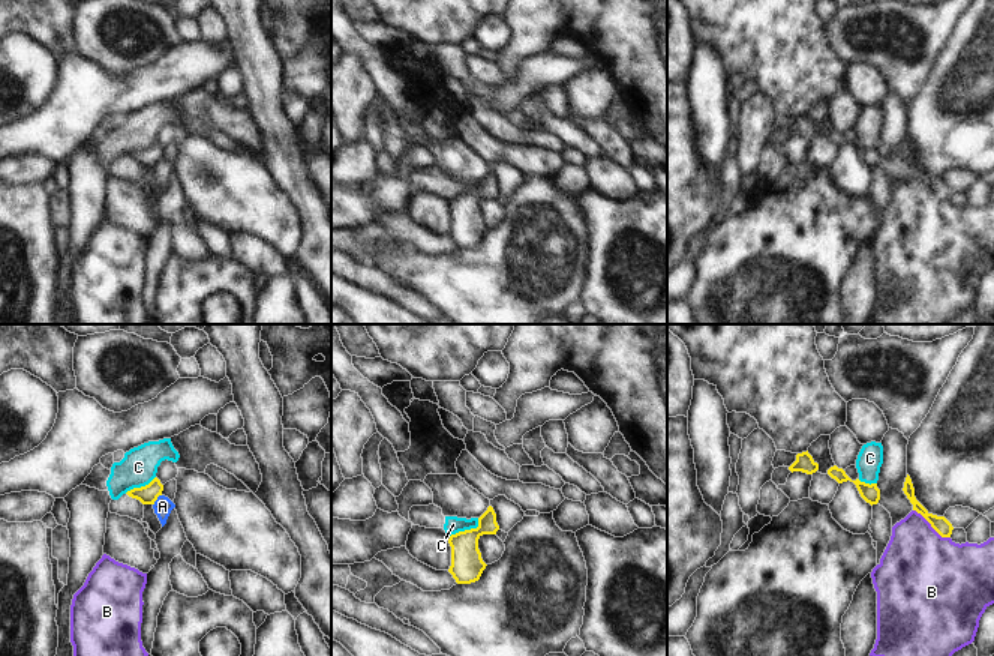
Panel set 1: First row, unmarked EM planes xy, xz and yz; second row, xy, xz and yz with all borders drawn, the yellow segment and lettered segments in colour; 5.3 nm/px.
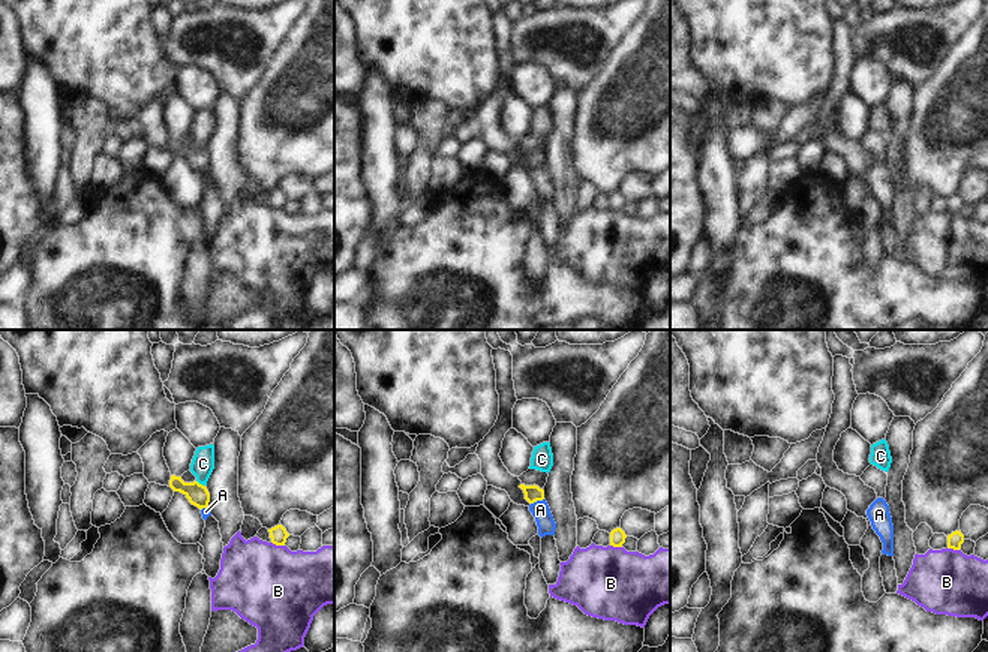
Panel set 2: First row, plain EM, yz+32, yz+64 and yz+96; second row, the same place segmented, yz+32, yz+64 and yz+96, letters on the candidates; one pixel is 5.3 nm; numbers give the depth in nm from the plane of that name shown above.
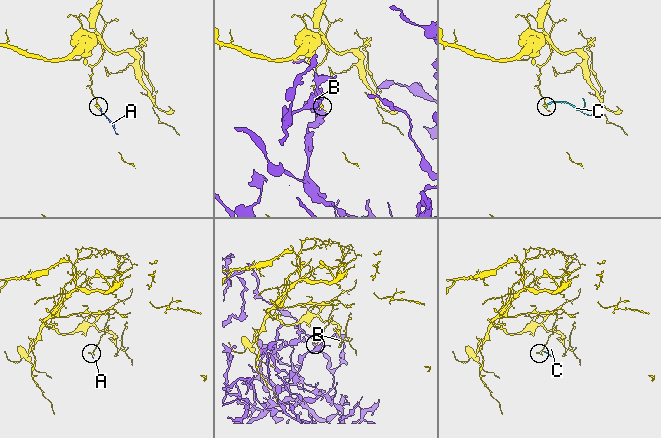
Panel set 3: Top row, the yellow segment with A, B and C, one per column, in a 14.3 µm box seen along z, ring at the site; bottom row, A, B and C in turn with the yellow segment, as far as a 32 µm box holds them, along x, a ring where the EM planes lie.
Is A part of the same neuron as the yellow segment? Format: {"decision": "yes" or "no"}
{"decision": "no"}

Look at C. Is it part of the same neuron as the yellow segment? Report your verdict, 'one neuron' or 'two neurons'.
two neurons

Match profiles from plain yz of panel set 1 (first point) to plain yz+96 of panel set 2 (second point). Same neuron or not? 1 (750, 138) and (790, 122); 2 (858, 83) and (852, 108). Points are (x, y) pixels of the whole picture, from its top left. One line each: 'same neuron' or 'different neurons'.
1: different neurons
2: different neurons

